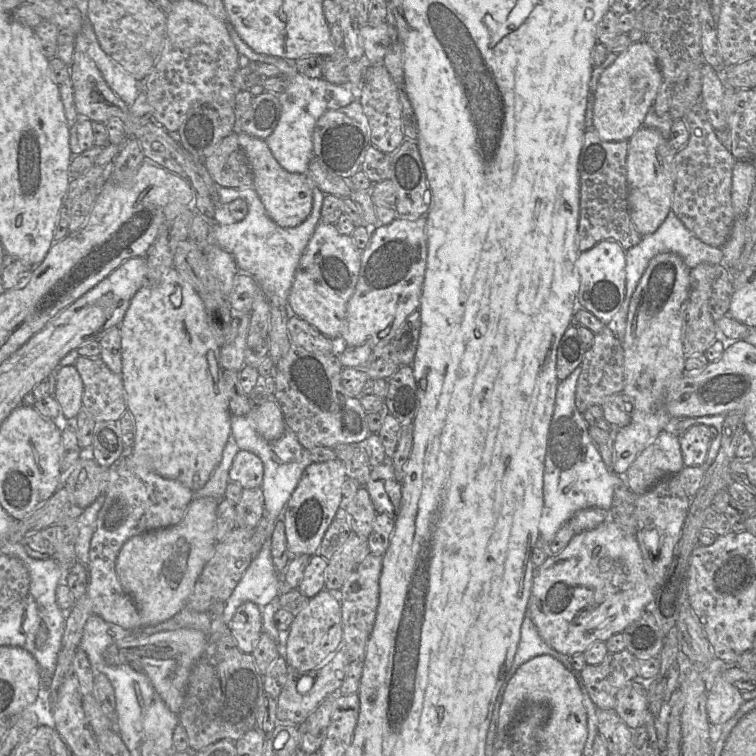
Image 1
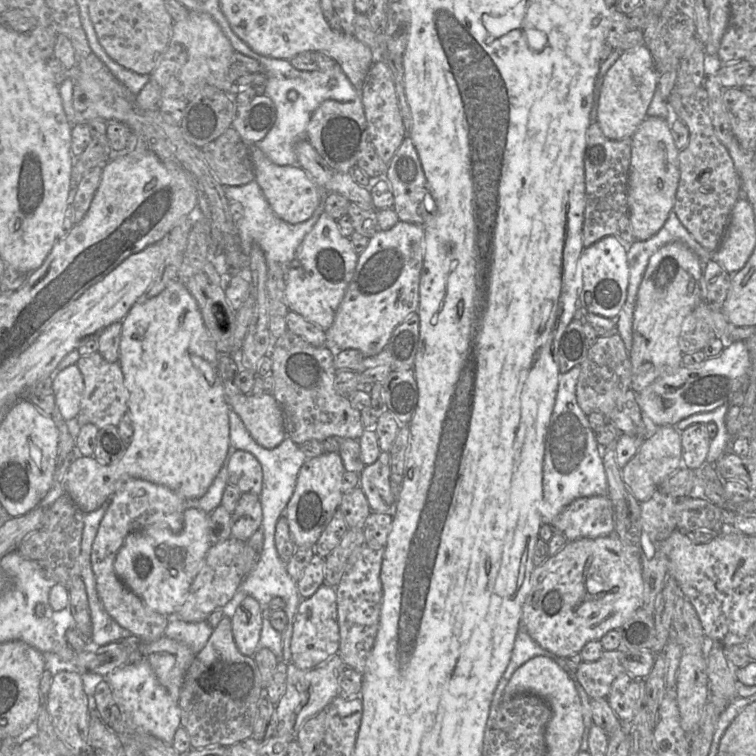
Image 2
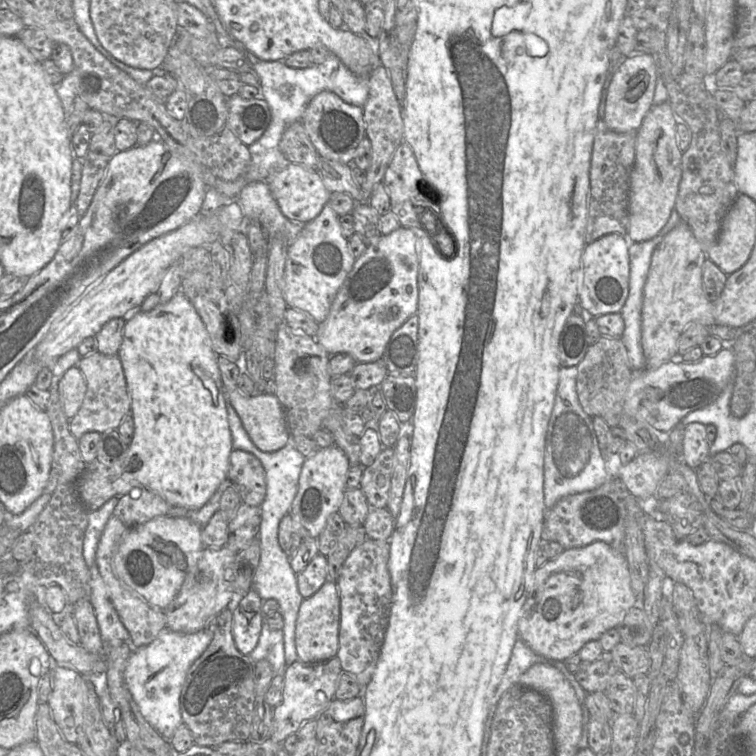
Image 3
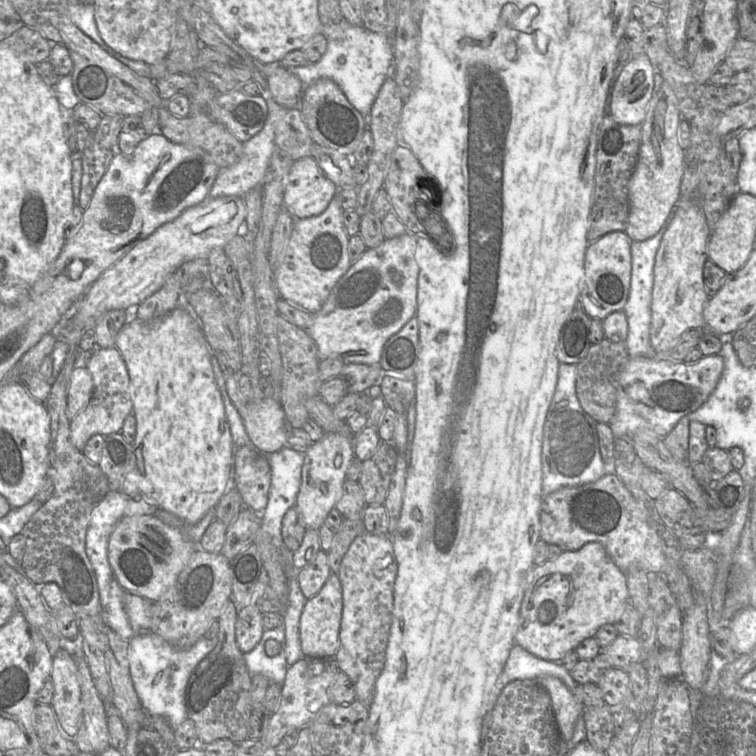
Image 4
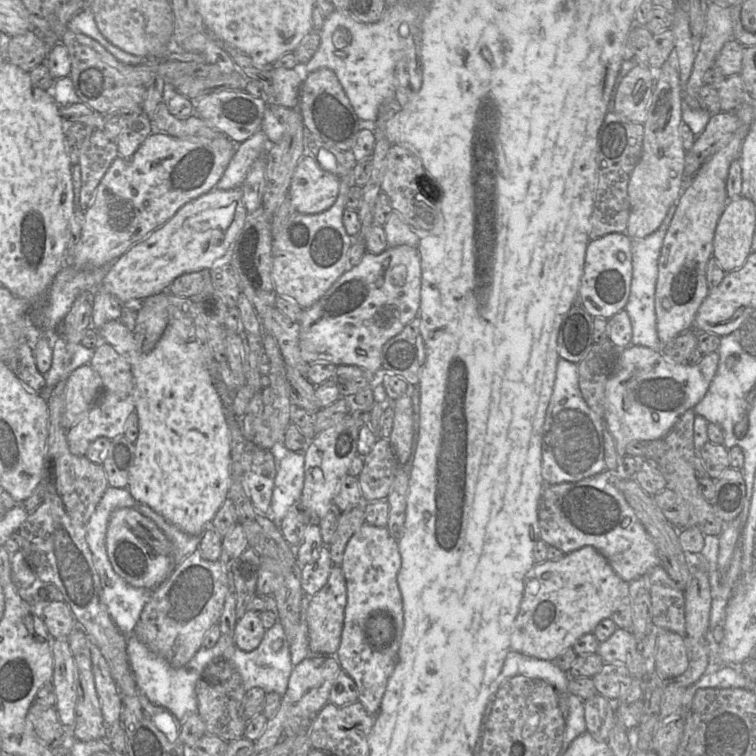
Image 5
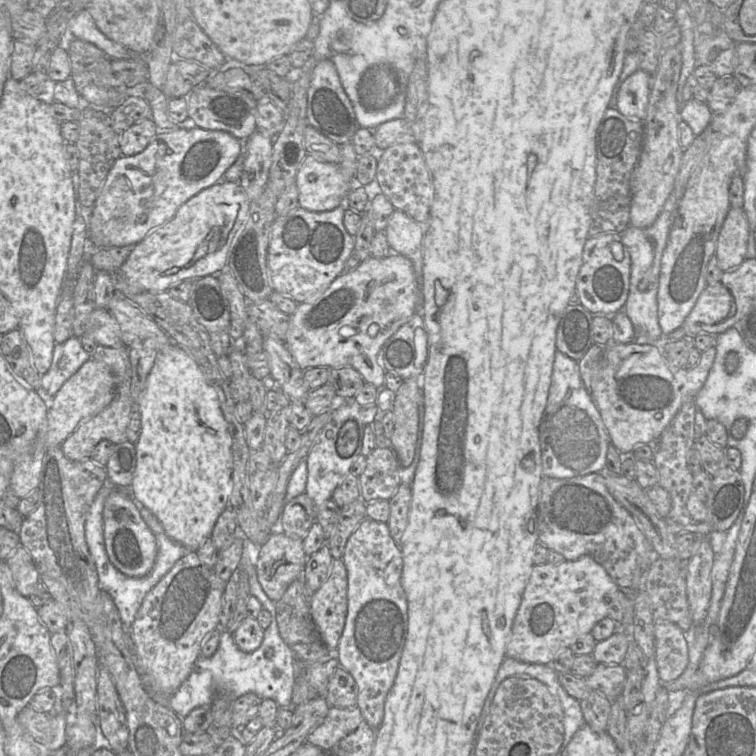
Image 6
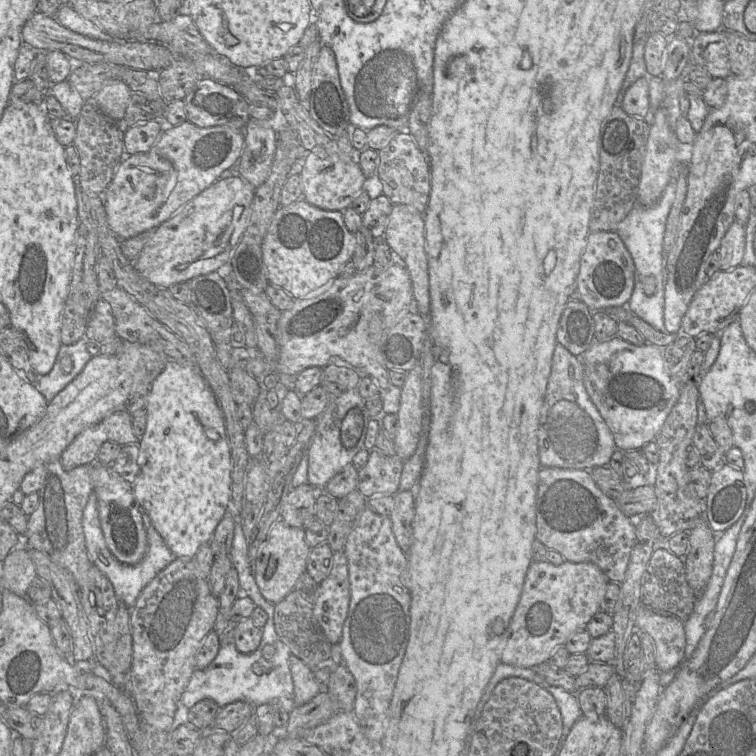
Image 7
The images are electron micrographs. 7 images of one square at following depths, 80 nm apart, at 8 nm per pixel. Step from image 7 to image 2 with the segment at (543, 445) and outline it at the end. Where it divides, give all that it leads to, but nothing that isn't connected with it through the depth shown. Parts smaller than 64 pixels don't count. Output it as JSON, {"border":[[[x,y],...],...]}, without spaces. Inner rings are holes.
{"border":[[[581,367],[560,373],[556,400],[547,427],[543,458],[543,504],[541,521],[552,525],[560,513],[574,500],[592,496],[608,496],[608,479],[603,463],[603,450],[598,445],[587,415],[577,403],[576,386]]]}

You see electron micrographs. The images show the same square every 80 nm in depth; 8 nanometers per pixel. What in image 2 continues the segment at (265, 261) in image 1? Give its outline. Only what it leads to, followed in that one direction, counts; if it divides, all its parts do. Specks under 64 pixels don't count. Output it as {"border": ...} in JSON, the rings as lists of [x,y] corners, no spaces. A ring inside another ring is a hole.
{"border":[[[255,179],[241,186],[224,186],[224,193],[229,203],[239,202],[243,206],[243,217],[237,222],[243,252],[249,255],[252,245],[257,243],[265,255],[267,266],[269,264],[280,264],[287,269],[304,237],[311,231],[320,215],[324,212],[324,192],[323,199],[313,215],[308,220],[297,224],[287,223],[273,212]]]}

